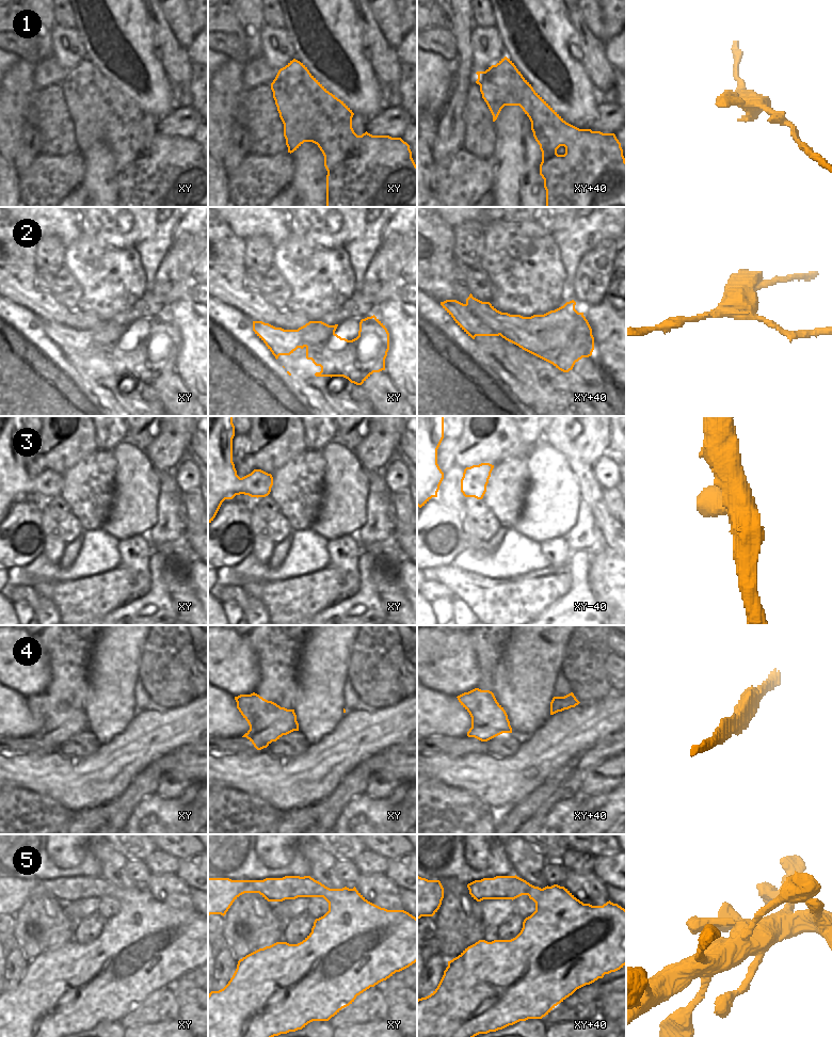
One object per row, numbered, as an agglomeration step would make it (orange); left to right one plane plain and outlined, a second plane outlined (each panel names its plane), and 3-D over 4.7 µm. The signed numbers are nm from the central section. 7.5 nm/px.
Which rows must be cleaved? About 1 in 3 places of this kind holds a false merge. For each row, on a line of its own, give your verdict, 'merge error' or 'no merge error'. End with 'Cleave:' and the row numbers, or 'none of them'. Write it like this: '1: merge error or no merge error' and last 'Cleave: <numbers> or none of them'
1: no merge error
2: merge error
3: no merge error
4: no merge error
5: no merge error
Cleave: 2

